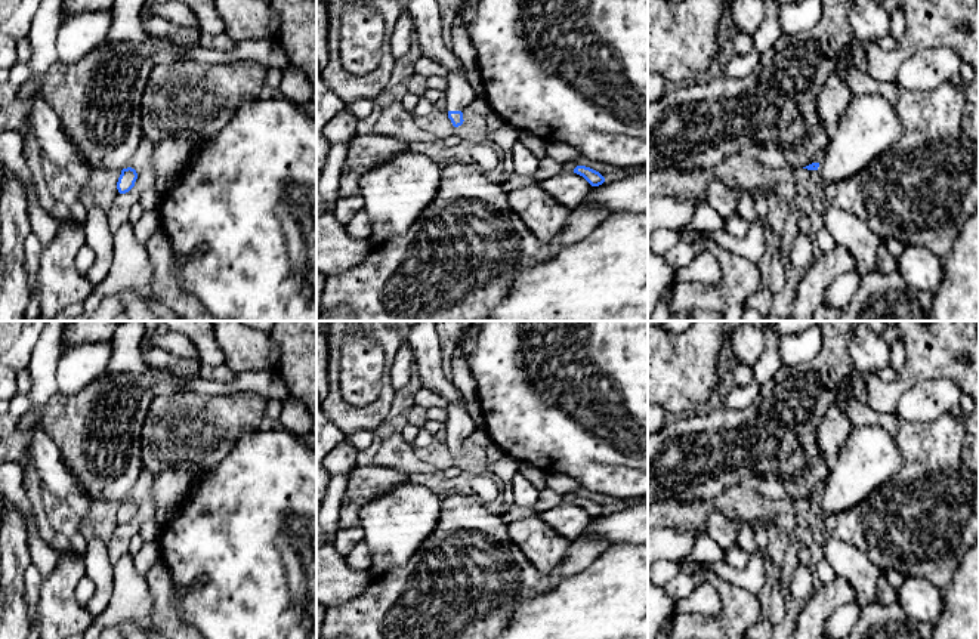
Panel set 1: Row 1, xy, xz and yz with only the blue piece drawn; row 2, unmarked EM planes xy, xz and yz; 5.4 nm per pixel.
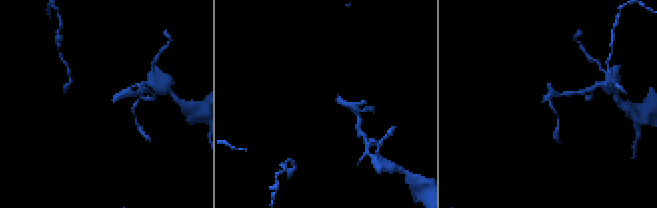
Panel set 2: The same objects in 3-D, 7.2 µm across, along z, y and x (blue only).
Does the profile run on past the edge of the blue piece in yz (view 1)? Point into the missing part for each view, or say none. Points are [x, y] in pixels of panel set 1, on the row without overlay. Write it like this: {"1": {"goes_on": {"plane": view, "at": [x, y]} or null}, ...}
{"1": {"goes_on": null}}

